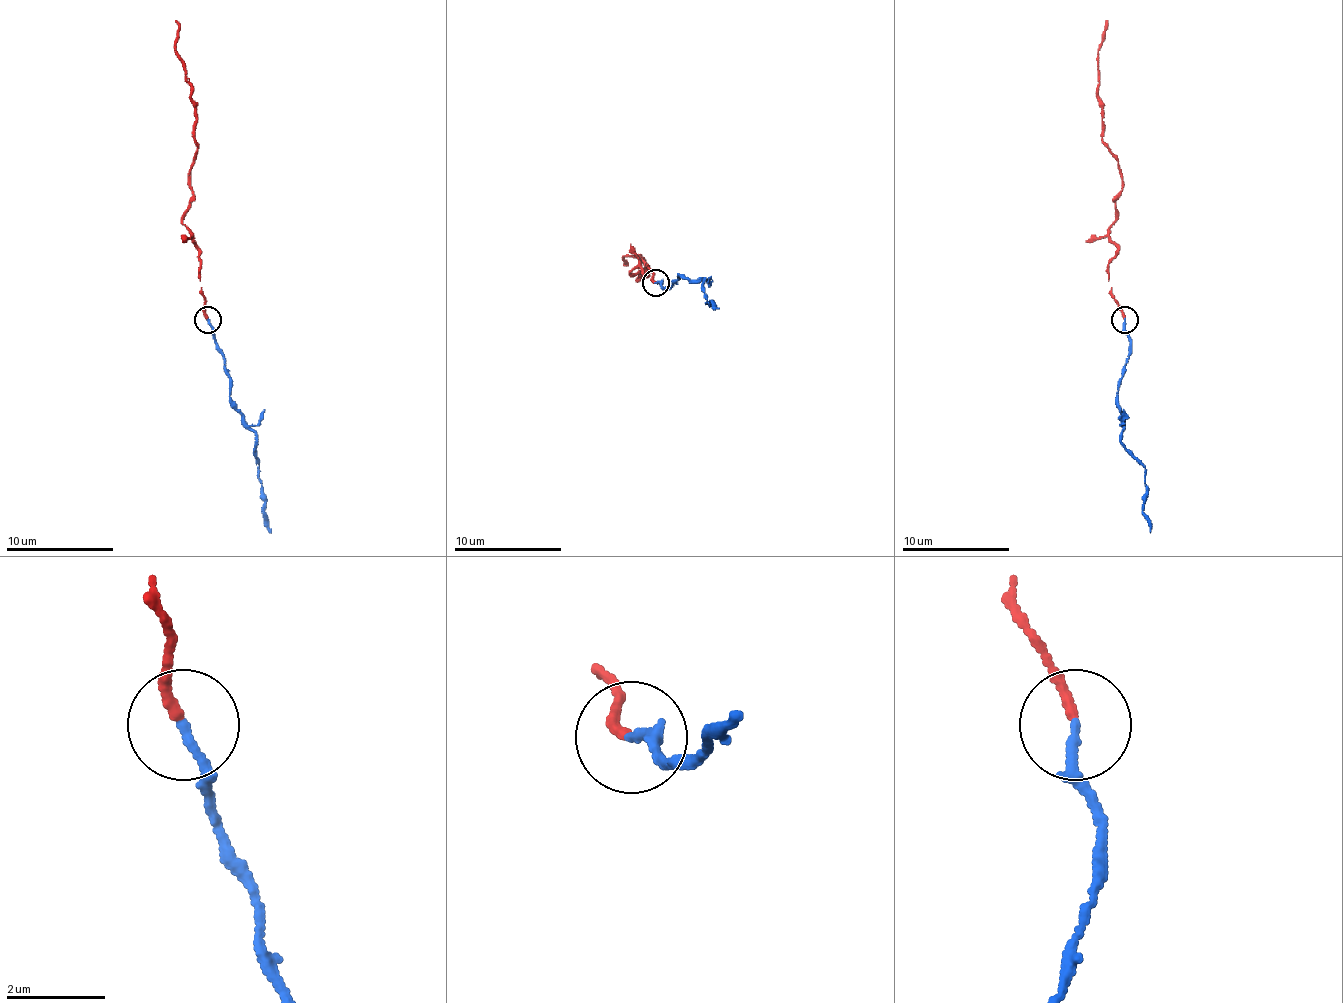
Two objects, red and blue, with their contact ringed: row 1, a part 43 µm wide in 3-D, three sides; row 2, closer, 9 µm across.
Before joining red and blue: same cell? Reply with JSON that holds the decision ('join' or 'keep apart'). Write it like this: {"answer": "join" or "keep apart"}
{"answer": "keep apart"}

